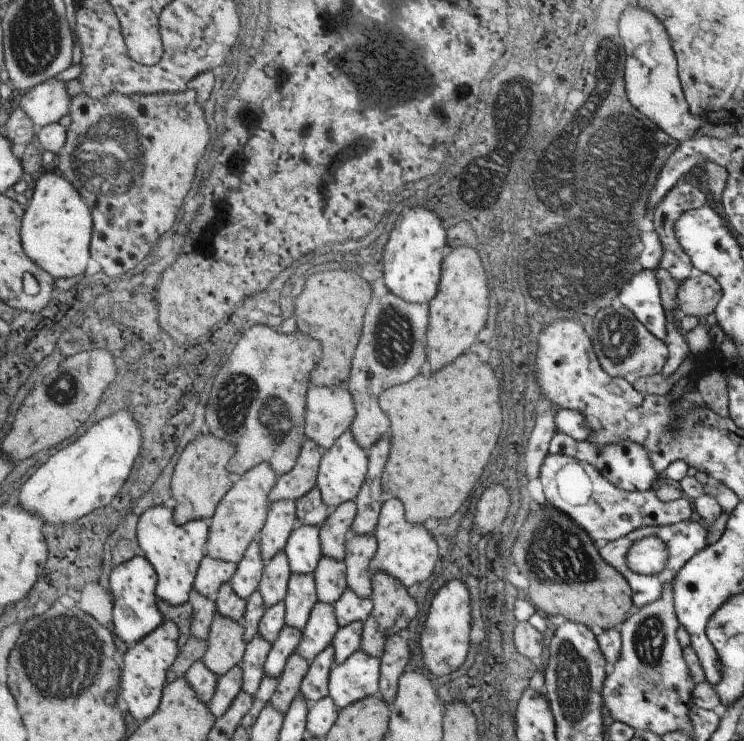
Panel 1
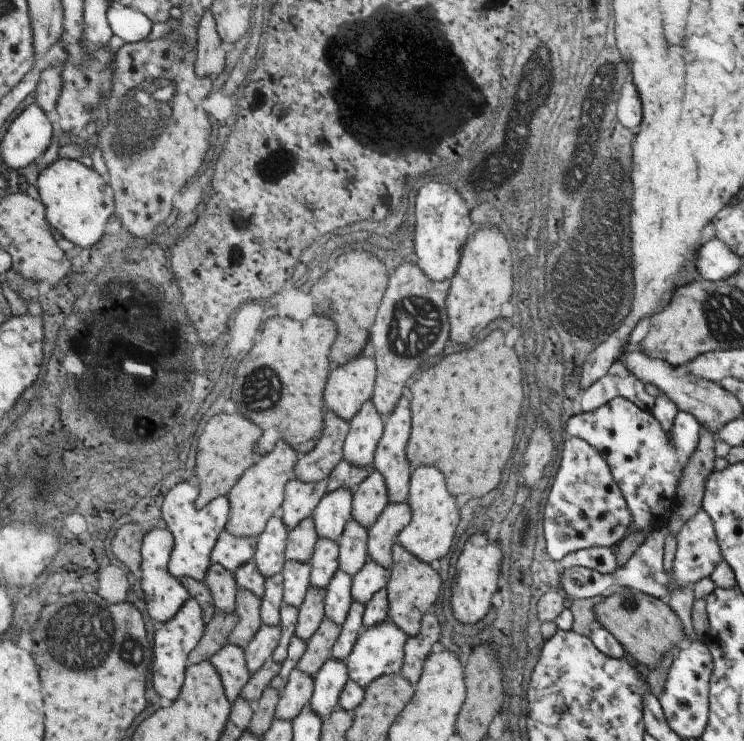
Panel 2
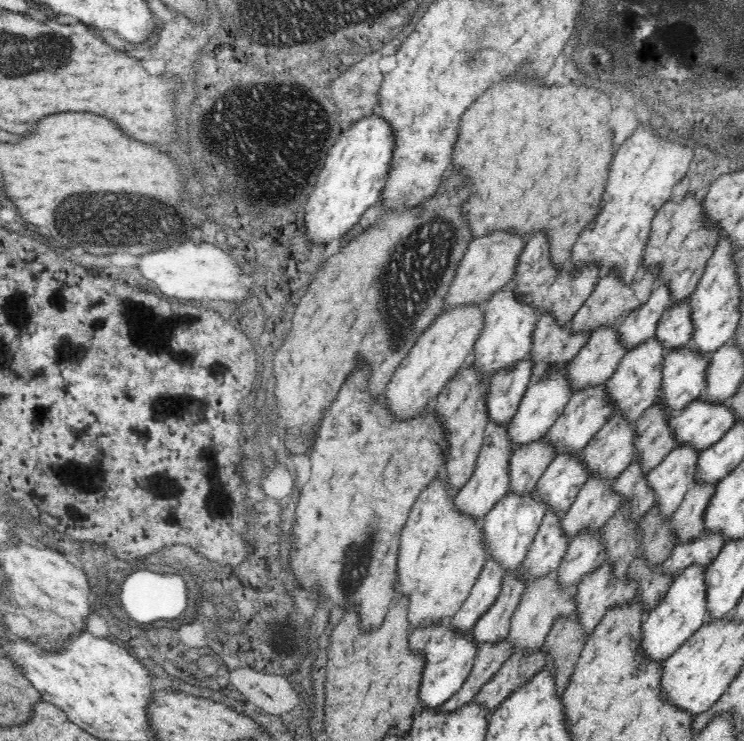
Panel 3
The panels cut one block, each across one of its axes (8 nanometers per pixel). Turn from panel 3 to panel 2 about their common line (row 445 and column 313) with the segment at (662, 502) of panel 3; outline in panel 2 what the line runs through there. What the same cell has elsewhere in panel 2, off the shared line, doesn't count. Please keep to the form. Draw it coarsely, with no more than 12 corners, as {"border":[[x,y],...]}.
{"border":[[295,668],[275,720],[295,722],[311,704],[315,678]]}

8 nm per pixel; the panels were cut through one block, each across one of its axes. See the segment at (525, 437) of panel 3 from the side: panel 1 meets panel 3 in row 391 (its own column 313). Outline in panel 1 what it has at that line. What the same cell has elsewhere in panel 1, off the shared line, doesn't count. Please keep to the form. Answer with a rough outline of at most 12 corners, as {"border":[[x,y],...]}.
{"border":[[299,524],[285,552],[293,576],[315,574],[321,528]]}

